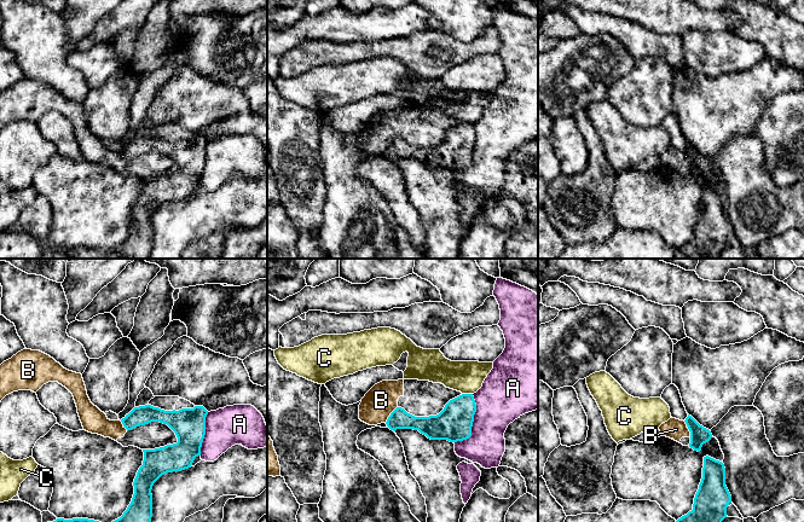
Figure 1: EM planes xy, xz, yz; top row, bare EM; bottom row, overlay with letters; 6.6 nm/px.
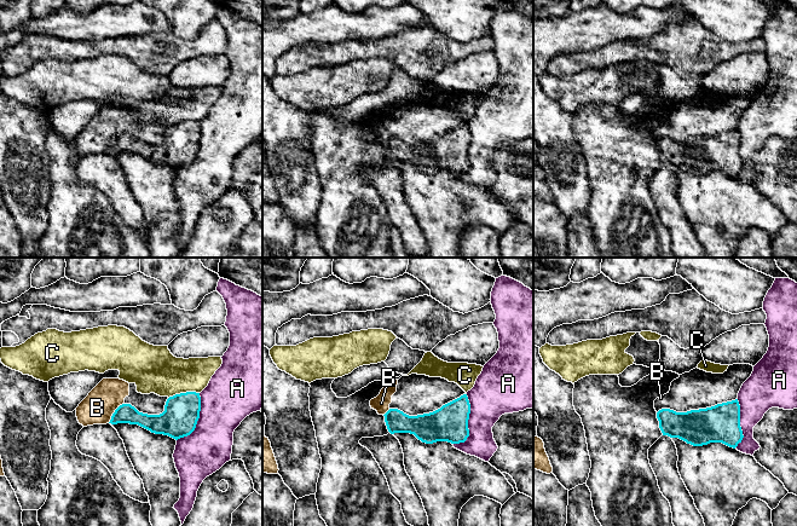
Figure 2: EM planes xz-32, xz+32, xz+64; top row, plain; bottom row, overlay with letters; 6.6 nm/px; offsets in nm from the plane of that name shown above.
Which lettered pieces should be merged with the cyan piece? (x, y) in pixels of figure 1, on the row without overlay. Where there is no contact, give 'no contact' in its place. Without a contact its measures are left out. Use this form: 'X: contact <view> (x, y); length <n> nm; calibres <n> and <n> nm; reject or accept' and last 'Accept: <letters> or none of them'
A: contact xz (472, 152); length 360 nm; calibres 240 and 320 nm; reject
B: contact yz (688, 157); length 120 nm; calibres 130 and 140 nm; reject
C: contact xz (467, 123); length 70 nm; calibres 240 and 220 nm; reject
Accept: none of them

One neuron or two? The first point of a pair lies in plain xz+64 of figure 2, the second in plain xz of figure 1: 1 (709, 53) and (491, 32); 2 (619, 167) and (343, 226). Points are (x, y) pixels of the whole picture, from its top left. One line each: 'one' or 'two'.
1: one
2: one

